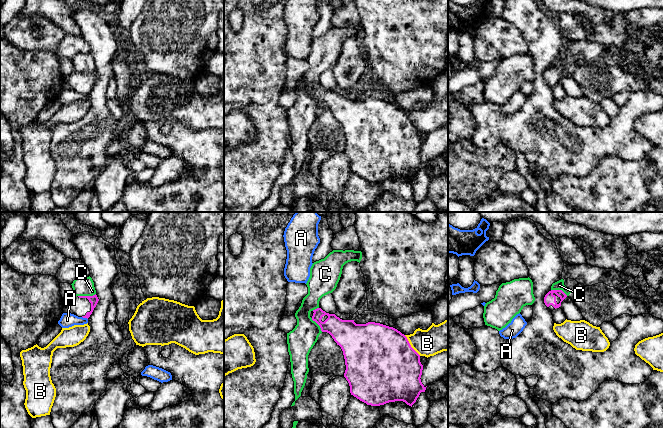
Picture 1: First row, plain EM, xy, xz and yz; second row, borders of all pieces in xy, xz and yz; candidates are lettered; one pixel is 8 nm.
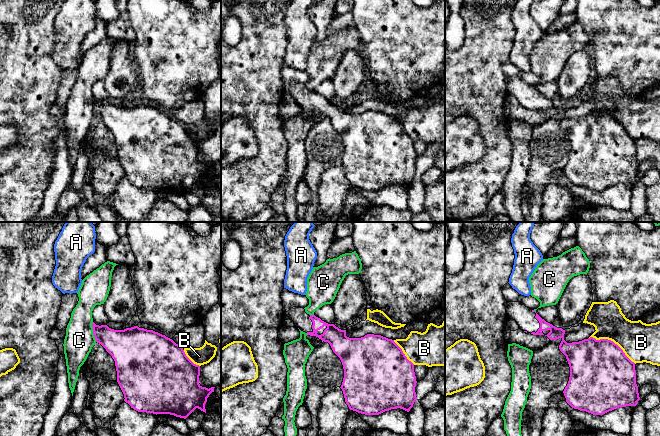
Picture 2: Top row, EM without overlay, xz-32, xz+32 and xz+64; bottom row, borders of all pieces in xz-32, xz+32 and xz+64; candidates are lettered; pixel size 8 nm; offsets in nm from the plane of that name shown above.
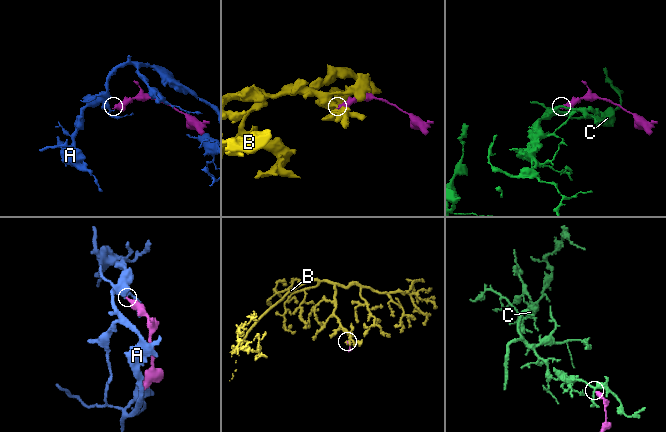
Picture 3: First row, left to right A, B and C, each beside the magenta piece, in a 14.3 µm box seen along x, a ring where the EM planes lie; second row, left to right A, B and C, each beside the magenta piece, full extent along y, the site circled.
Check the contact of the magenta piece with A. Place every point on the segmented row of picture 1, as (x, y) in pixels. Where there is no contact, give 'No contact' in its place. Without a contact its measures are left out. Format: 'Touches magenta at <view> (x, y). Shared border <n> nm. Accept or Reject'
Touches magenta at xy (85, 317). Shared border 50 nm. Reject

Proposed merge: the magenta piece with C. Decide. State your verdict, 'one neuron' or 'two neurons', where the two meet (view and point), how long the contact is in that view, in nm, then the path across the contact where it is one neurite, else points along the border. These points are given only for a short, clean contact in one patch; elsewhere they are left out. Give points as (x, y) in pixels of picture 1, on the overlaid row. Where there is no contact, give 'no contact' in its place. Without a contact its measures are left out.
two neurons; contact xy (86, 296); length 150 nm; border xy (95, 293), (78, 296)

